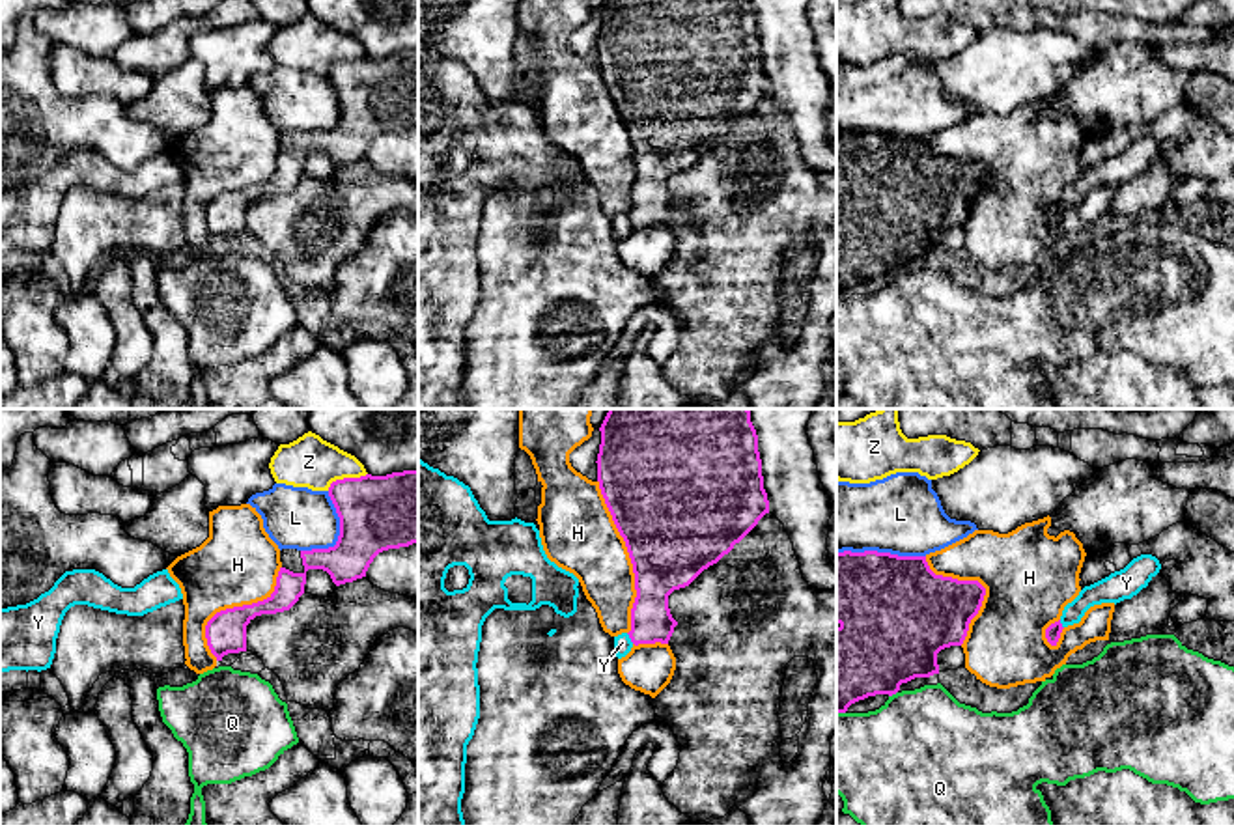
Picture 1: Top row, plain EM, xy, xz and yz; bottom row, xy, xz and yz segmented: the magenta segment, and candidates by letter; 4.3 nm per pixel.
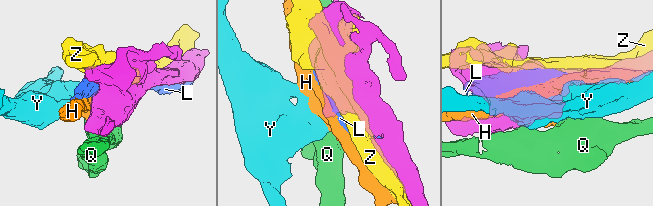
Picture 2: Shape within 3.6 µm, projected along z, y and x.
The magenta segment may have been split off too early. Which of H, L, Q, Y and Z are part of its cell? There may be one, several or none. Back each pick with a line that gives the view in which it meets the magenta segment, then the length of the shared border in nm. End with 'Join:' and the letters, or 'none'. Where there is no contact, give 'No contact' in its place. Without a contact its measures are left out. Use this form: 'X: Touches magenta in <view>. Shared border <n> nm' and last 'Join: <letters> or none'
Join: none

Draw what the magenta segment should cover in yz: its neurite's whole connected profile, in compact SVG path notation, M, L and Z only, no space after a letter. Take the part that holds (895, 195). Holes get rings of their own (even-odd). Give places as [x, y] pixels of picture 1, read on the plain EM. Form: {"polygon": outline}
{"polygon": "M836 134L836 295L859 282L896 276L902 265L939 256L937 235L961 228L986 170L935 157L926 138Z"}

